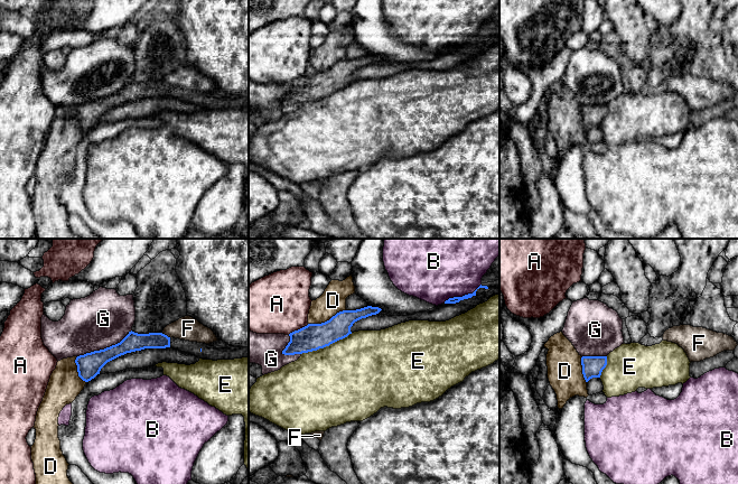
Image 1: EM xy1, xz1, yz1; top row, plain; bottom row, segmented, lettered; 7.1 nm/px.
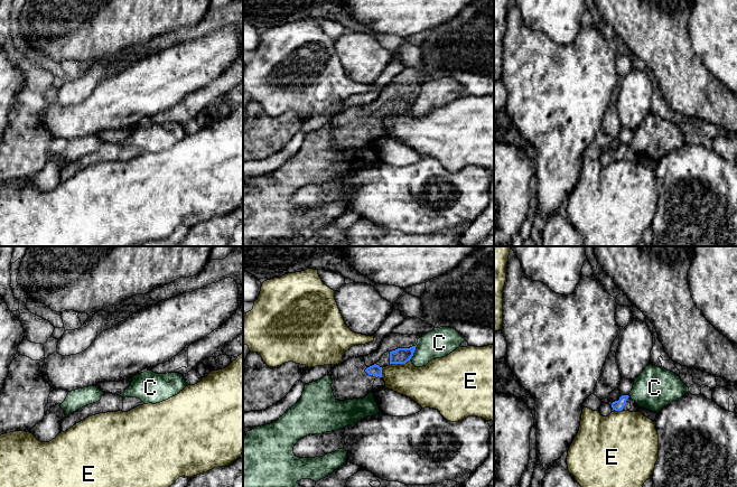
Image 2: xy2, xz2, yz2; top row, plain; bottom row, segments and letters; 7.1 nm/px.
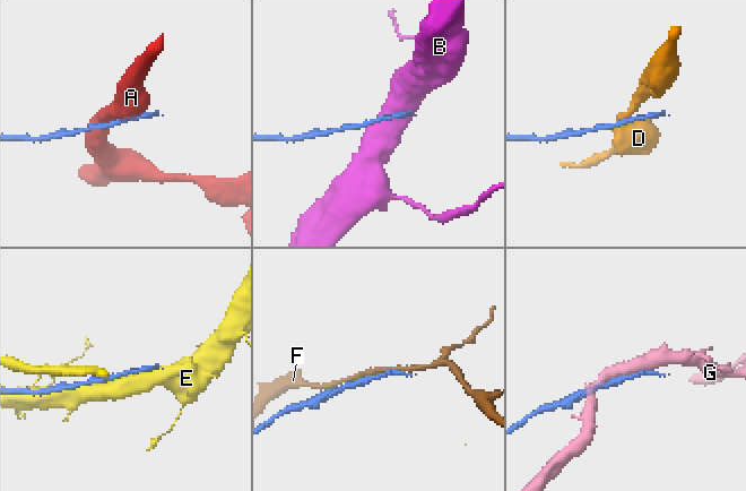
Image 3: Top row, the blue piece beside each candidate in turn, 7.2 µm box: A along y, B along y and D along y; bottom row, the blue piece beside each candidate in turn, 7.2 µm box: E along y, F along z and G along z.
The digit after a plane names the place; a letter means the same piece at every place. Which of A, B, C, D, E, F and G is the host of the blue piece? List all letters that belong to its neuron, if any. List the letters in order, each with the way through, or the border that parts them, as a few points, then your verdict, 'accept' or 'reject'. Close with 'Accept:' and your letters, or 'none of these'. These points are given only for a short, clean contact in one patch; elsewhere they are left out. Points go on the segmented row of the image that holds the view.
A: reject
B: border along xz1 (480, 284), (472, 292), (449, 297), (444, 303); reject
C: reject
D: border along xz1 (345, 309), (324, 322), (308, 324); reject
E: reject
F: reject
G: reject
Accept: none of these

